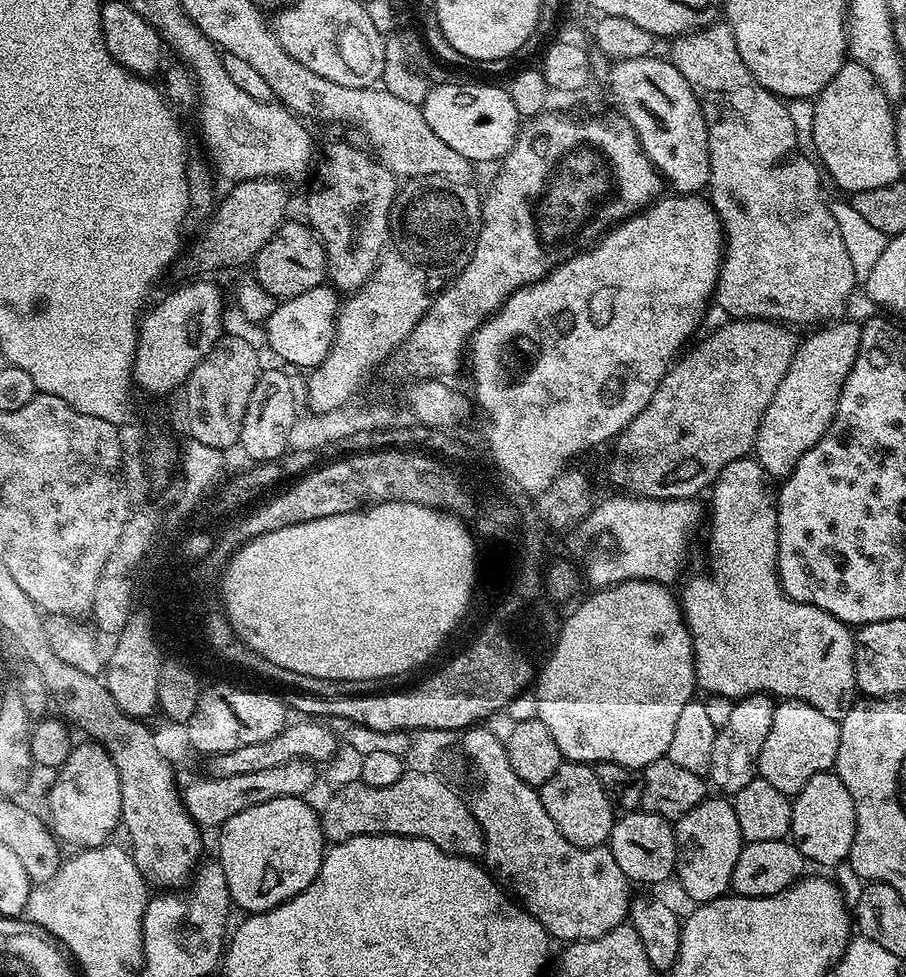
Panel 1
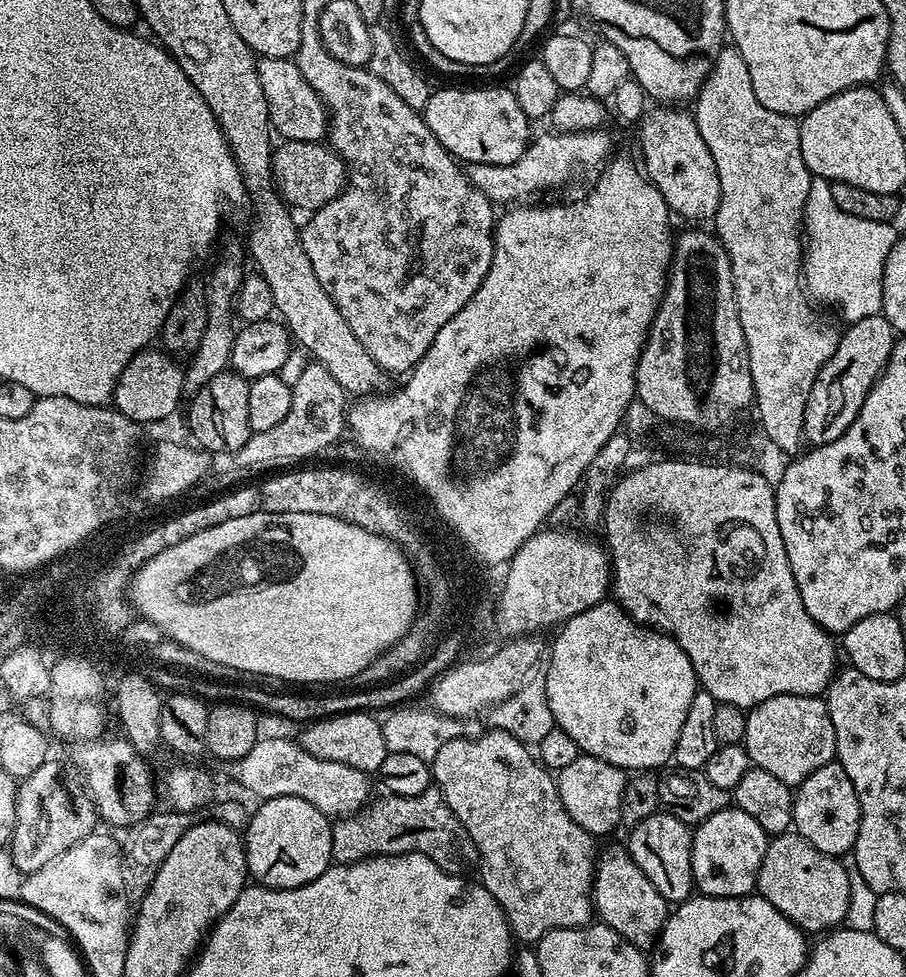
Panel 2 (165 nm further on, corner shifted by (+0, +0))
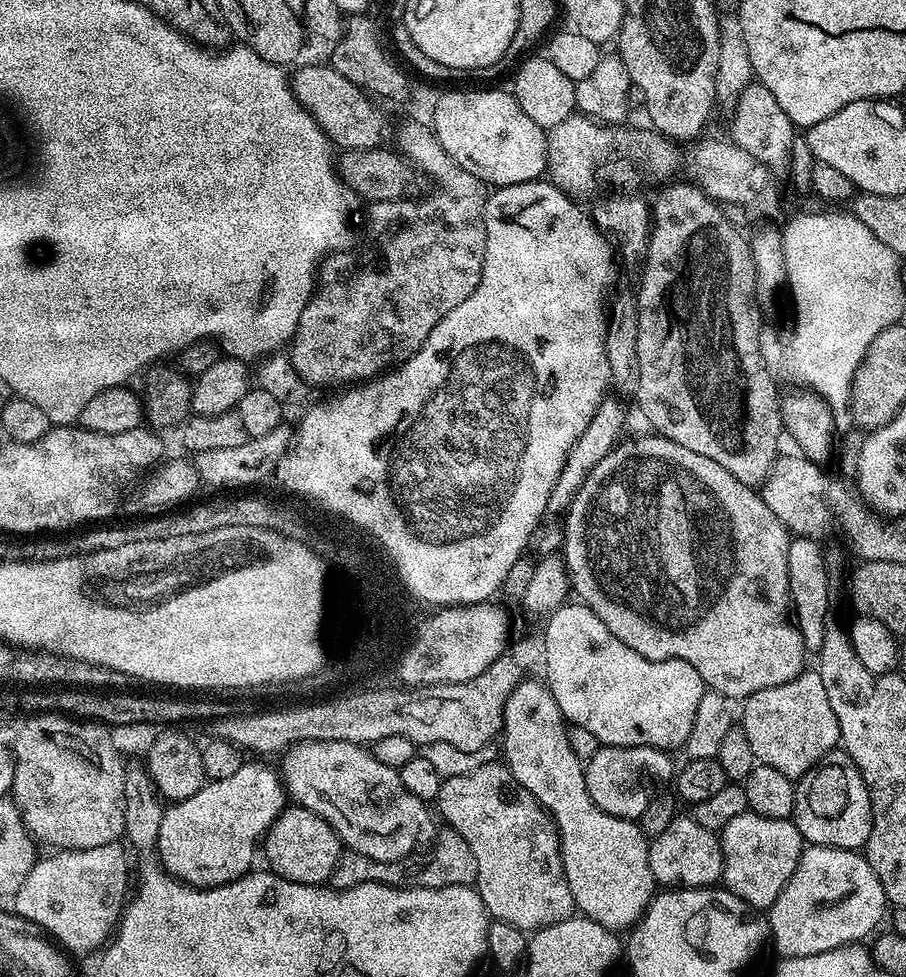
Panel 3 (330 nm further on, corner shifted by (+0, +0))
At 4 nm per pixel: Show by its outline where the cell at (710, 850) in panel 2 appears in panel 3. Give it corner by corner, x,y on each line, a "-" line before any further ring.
745,810
738,818
730,818
728,824
719,829
718,849
719,879
723,887
740,900
745,900
749,908
767,910
772,907
795,867
796,858
802,851
802,837
791,819
775,820

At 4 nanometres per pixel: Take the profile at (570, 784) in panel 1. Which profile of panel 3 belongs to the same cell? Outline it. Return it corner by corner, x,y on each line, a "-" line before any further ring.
597,747
596,752
583,765
586,790
593,803
611,816
639,821
648,801
654,796
652,779
668,768
668,760
659,748

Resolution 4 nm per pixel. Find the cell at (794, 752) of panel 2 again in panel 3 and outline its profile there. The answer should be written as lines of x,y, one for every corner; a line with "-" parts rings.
805,670
782,686
758,690
758,694
743,701
742,707
744,713
738,716
738,724
746,734
753,757
783,776
805,776
827,752
840,744
838,720
826,702
819,671

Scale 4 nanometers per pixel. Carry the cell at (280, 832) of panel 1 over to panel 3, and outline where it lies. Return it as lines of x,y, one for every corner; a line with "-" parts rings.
299,806
285,807
284,811
272,821
268,831
262,840
262,852
268,855
271,871
277,876
282,876
286,880
291,880
293,884
315,884
323,885
331,881
332,871
342,854
342,841
322,817
314,814
310,810

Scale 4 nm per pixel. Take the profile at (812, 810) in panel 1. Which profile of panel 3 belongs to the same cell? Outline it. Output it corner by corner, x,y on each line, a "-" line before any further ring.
827,752
805,776
795,781
794,787
796,797
791,819
809,845
860,850
868,843
872,829
872,803
868,788
847,752

